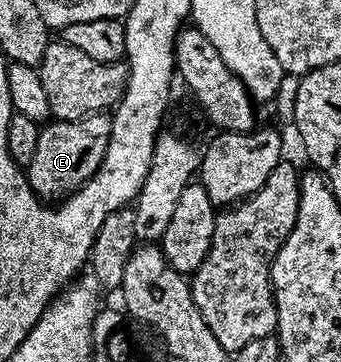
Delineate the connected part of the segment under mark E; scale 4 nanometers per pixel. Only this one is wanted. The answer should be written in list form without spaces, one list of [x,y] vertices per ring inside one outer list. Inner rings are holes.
[[[109,112],[87,113],[78,121],[51,120],[40,128],[40,139],[36,142],[36,156],[32,163],[25,166],[26,180],[34,188],[34,192],[46,203],[58,203],[82,188],[83,183],[100,167],[104,155],[108,151],[110,132],[112,131],[112,117]]]

